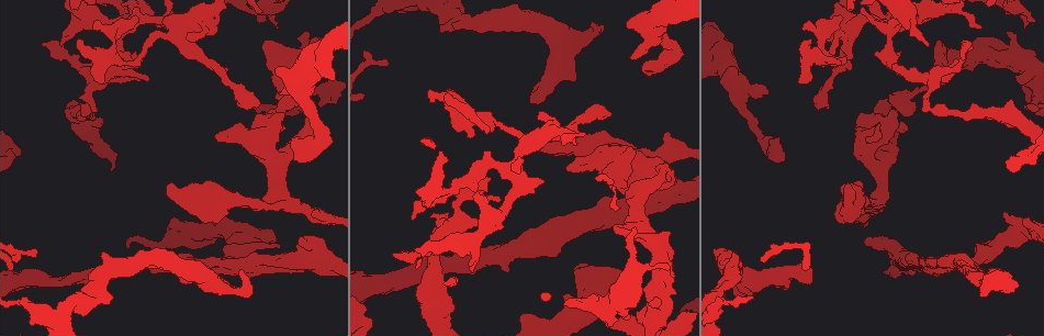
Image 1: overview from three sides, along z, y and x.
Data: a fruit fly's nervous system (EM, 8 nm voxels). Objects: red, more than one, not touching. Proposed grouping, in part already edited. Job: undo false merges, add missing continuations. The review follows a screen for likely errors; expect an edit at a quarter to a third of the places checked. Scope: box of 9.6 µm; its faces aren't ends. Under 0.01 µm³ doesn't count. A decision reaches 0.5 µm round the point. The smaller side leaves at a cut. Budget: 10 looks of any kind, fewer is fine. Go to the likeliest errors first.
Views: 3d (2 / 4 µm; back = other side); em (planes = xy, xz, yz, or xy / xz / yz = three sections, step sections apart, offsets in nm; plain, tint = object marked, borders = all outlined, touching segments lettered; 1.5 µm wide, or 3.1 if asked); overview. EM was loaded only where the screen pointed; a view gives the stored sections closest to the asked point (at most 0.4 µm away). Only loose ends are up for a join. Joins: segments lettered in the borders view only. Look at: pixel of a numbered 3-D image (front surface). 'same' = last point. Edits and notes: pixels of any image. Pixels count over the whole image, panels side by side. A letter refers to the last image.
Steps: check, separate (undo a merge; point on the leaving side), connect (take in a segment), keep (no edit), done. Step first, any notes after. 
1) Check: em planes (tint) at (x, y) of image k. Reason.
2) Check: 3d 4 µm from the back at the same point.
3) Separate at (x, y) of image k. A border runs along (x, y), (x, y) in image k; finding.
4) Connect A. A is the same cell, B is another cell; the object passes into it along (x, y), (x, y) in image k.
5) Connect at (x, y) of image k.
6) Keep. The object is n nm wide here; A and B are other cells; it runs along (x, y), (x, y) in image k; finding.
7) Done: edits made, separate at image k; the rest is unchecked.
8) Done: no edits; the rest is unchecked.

Check: em planes (plain) at (563, 296) of image 1. Branch stops here.

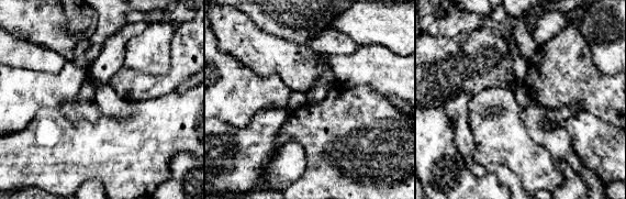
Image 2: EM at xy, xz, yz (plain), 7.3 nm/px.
Check: em planes (borders) at the same point. See the neighbours.

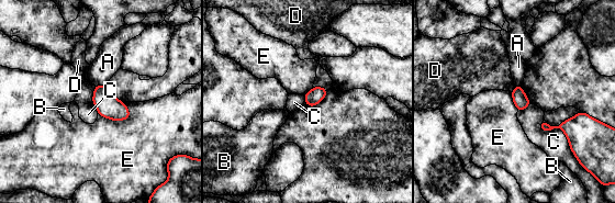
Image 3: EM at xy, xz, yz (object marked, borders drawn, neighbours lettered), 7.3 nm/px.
Keep. A, B, C, D and E are other cells; a border runs along (543, 120), (572, 153) in image 3; none of them fits.

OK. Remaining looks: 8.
Check: 3d 4 µm at (35, 252) of image 1. An open end.

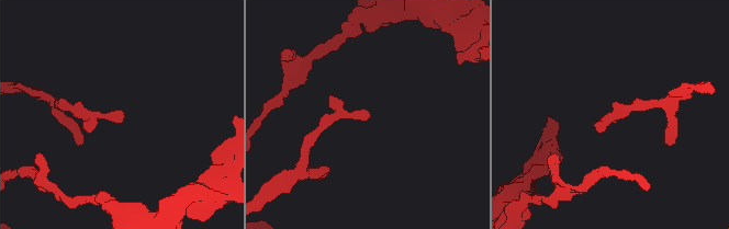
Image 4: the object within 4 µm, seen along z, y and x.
Check: em xy step 4 (borders) at (369, 116) of image 4. Shape alone is not enough.

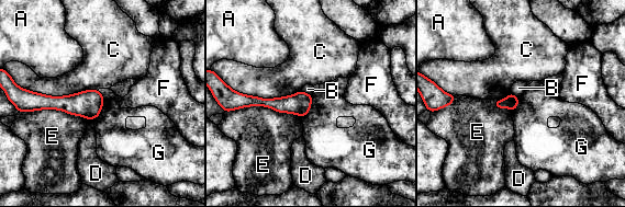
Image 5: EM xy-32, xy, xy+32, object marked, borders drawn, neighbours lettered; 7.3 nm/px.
Keep. A, B, C, D, E, F and G are other cells; it runs along (309, 96), (300, 103), (245, 98) in image 5; none of them fits.

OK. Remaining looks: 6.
Check: 3d 2 µm at (89, 106) of image 1. Thin neck.

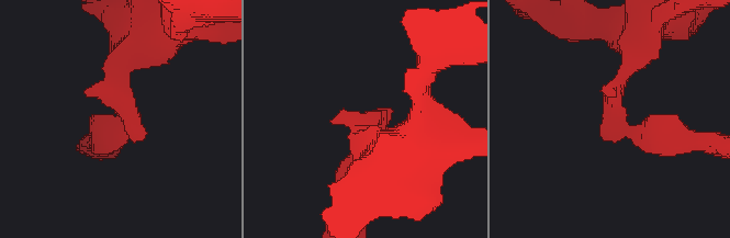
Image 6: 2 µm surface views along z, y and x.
Check: em yz step 4 (borders) at (122, 127) of image 6. The arms are 200, 320 nm wide; now the EM.

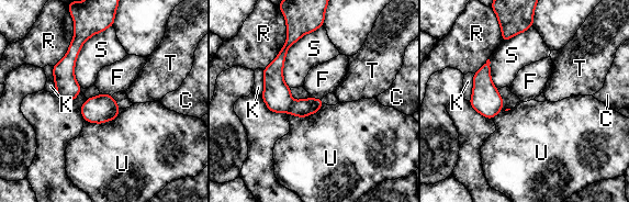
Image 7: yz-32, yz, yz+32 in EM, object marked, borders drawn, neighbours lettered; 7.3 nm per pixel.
Separate at (302, 108) of image 7. The object is 20 nm wide here; C, F, K, R, S, T and U are other cells; a border runs along (294, 101), (288, 111) in image 7; two neurons meet here.

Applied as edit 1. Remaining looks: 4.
Check: overview. Redraw.

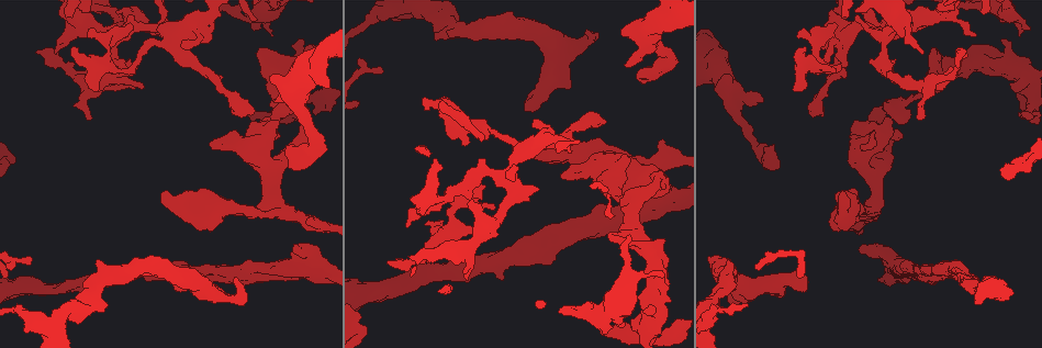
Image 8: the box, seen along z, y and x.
Check: em planes (borders) at (483, 158) of image 8. Free end.

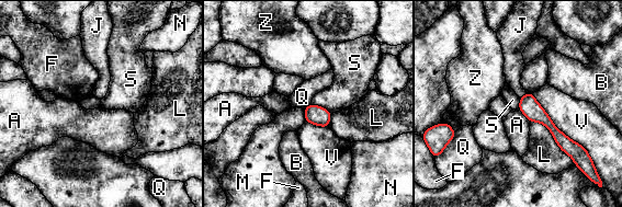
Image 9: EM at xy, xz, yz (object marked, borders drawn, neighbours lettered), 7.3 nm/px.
Keep. The object is 140 nm wide here; A, B, F, J, L, M, N, Q, S, V and Z are other cells; a border runs along (312, 103), (325, 107), (330, 114) in image 9; none of them fits.

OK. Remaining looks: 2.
Done: edits made, separate at image 7; the rest is unchecked.

